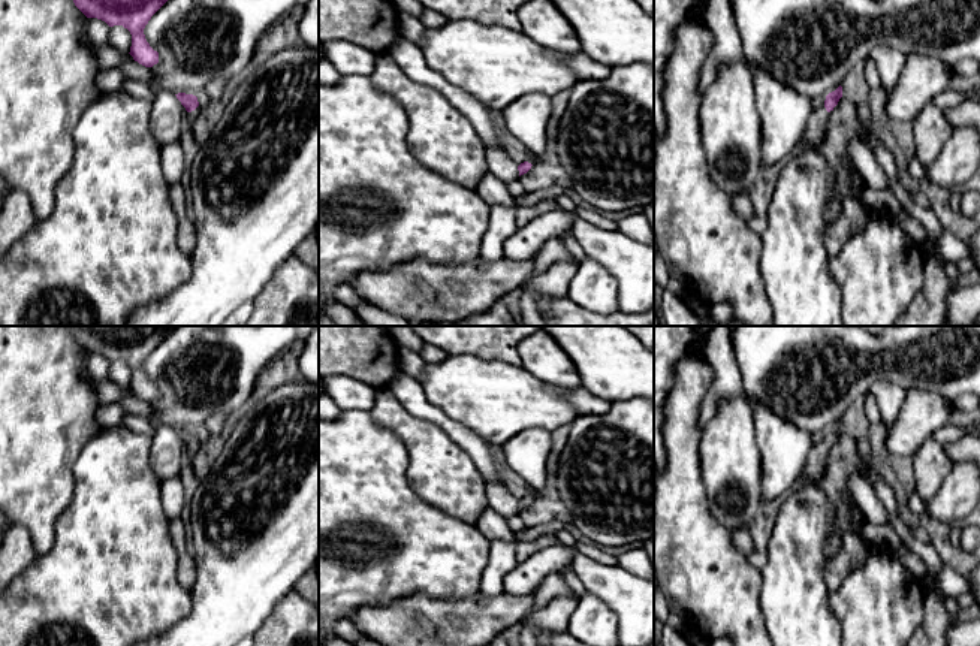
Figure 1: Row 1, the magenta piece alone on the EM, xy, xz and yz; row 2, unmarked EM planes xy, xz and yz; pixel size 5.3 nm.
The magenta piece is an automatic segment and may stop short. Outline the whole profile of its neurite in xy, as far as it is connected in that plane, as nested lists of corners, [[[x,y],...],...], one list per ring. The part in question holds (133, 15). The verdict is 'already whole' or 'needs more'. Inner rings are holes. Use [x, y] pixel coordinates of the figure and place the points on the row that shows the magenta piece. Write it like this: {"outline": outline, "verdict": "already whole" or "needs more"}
{"outline": [[[73,0],[87,16],[105,21],[109,27],[123,25],[132,34],[130,55],[145,67],[159,63],[159,52],[145,39],[144,28],[168,0]]], "verdict": "already whole"}

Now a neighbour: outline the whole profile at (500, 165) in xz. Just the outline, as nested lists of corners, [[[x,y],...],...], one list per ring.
[[[485,147],[488,173],[503,182],[519,179],[518,163],[510,159],[504,148]]]

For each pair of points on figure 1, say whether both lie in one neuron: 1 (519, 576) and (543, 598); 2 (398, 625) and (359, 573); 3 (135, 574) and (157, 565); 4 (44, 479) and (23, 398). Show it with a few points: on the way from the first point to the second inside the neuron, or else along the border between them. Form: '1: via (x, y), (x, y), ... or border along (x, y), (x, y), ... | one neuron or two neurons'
1: border along (560, 571), (549, 573), (533, 595) | two neurons
2: border along (415, 592), (382, 604), (365, 604), (349, 618) | two neurons
3: via (141, 568), (151, 565) | one neuron
4: via (24, 459), (23, 417) | one neuron

